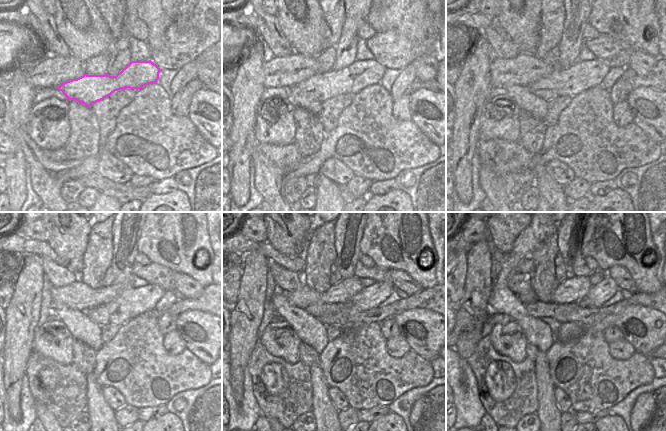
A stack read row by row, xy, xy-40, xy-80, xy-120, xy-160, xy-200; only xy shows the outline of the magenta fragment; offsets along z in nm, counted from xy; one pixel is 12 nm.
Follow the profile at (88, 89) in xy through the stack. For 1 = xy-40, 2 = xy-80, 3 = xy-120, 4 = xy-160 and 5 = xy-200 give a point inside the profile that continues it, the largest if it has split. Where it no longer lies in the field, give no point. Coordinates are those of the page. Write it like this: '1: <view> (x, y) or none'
1: xy-40 (357, 76)
2: xy-80 (583, 75)
3: xy-120 (131, 302)
4: xy-160 (370, 297)
5: xy-200 (598, 295)

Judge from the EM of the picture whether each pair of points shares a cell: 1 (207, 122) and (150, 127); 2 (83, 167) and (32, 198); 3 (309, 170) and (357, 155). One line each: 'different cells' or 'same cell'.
1: different cells
2: different cells
3: same cell

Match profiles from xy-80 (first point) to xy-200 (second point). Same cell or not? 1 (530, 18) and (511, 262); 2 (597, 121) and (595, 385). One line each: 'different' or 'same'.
1: different
2: same

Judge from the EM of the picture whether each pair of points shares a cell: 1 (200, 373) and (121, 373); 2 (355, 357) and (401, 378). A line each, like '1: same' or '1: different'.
1: same
2: same

